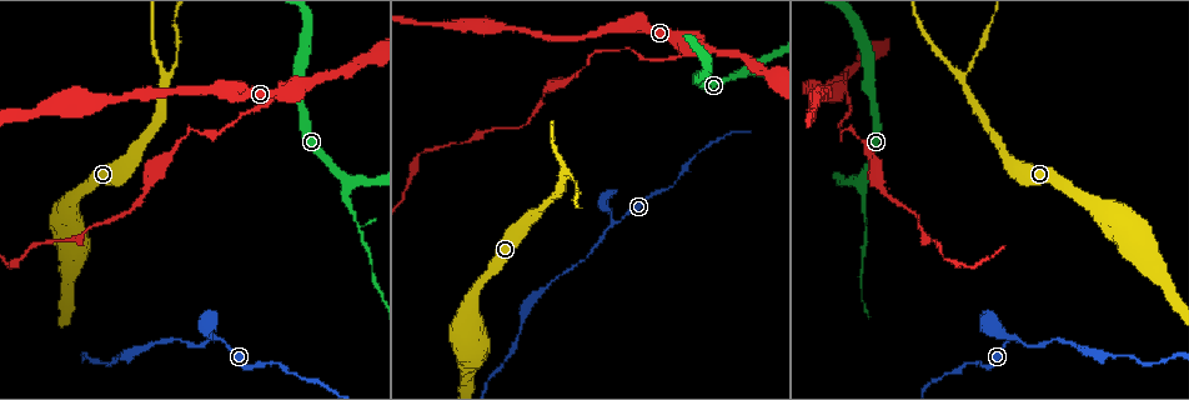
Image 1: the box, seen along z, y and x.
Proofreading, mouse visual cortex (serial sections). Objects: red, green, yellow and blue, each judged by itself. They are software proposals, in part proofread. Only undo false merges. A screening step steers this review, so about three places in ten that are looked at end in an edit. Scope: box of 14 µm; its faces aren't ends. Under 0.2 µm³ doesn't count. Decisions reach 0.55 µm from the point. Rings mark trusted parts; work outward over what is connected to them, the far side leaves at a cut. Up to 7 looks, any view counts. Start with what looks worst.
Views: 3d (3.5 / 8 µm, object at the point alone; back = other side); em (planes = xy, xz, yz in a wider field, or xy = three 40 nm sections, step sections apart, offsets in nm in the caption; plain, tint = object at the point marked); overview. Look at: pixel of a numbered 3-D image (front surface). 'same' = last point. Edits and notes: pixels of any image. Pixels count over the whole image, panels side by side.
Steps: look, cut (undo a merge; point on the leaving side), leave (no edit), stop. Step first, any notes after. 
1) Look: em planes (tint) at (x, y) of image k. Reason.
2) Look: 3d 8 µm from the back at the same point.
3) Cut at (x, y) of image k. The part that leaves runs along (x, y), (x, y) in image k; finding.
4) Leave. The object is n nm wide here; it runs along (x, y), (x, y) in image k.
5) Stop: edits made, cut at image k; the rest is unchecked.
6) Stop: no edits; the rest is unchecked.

Look: 3d 3.5 µm at (866, 223) of image 1. Thin neck.

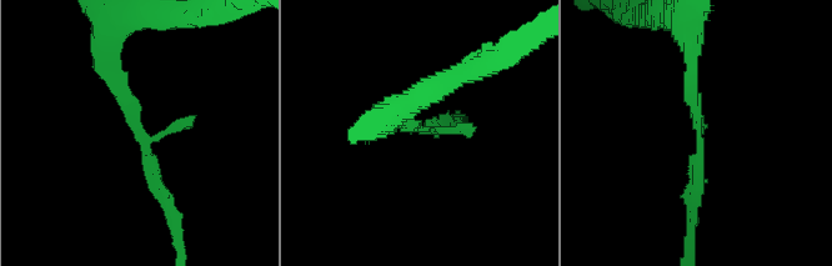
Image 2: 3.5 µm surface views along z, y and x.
Look: em planes (tint) at (417, 129) of image 2.

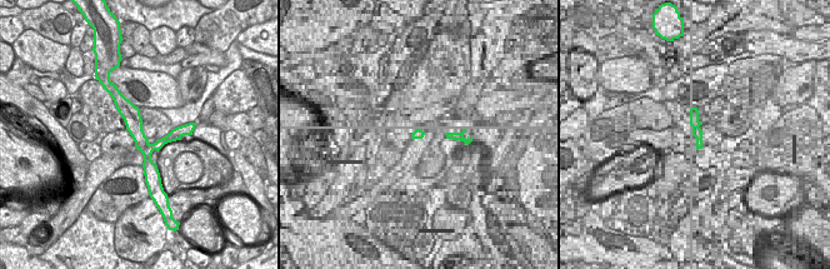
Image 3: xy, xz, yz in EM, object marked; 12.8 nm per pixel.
Leave. The object is 220 nm wide here; it runs along (118, 103), (148, 145), (179, 131) in image 3; all the same cell.

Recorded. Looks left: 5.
Look: 3d 3.5 µm at (1015, 337) of image 1. A fork.

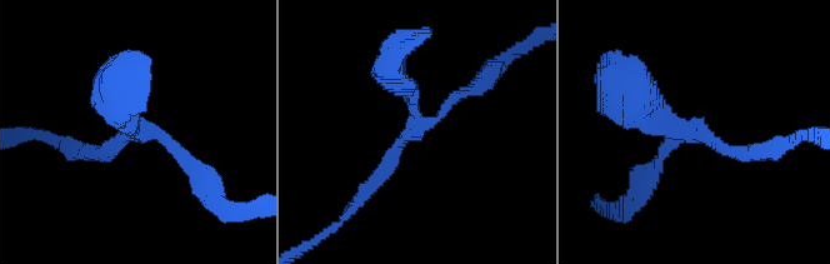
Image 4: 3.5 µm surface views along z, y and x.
Look: em planes (tint) at (690, 131) of image 4. Now the EM.

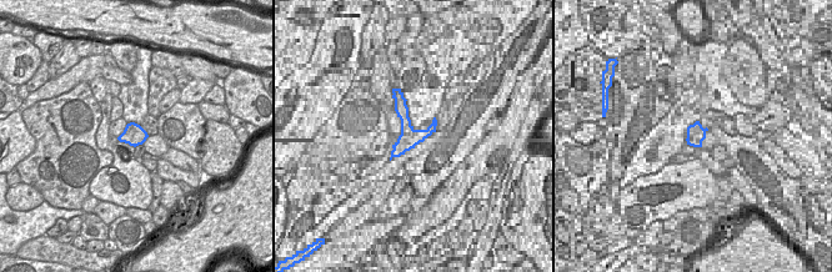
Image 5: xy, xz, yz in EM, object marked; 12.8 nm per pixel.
Look: em xy step 5 (tint) at the same point. Another direction.

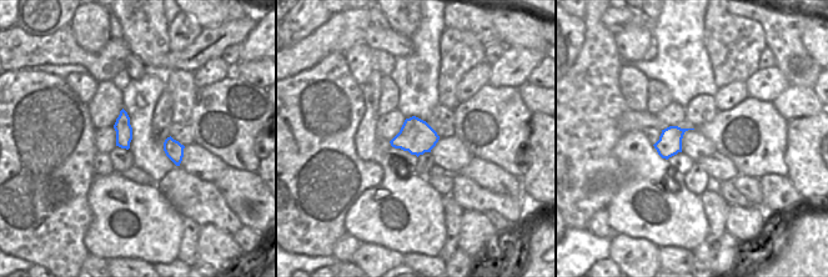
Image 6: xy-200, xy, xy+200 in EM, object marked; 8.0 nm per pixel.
Leave. It runs along (480, 85), (403, 139), (373, 184) in image 4; continuous, no second cell.

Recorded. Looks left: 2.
Look: 3d 3.5 µm from the back at (685, 55) of image 1.

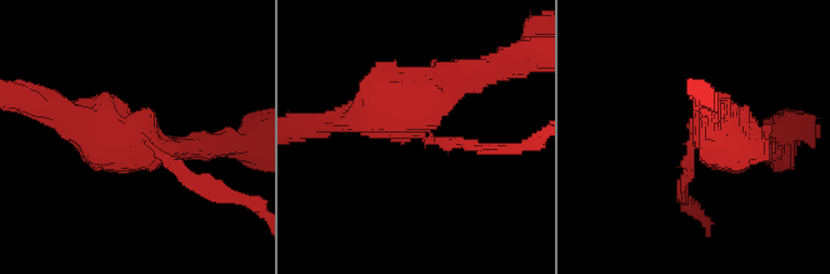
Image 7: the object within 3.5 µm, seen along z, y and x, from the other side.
Cut at (200, 179) of image 7. The part that leaves runs along (163, 158), (255, 204) in image 7; a second cell is stuck on.

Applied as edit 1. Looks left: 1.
Stop: edits made, cut at image 7; the rest is unchecked.

